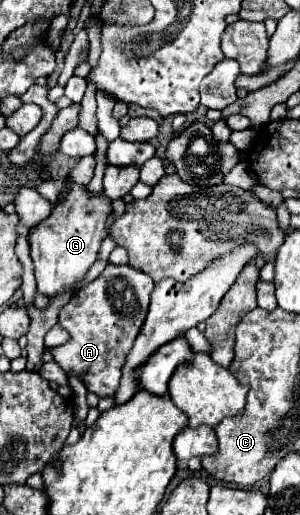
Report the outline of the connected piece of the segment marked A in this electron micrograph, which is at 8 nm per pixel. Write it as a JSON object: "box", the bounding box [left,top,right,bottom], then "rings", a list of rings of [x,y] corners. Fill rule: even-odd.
{"box":[51,265,153,397],"rings":[[[107,265],[105,271],[75,291],[71,301],[61,309],[59,323],[69,329],[71,339],[61,347],[51,347],[53,359],[63,367],[67,375],[75,375],[83,381],[87,391],[99,397],[111,397],[121,379],[121,367],[125,355],[133,347],[135,337],[147,317],[153,279],[129,265]]]}

